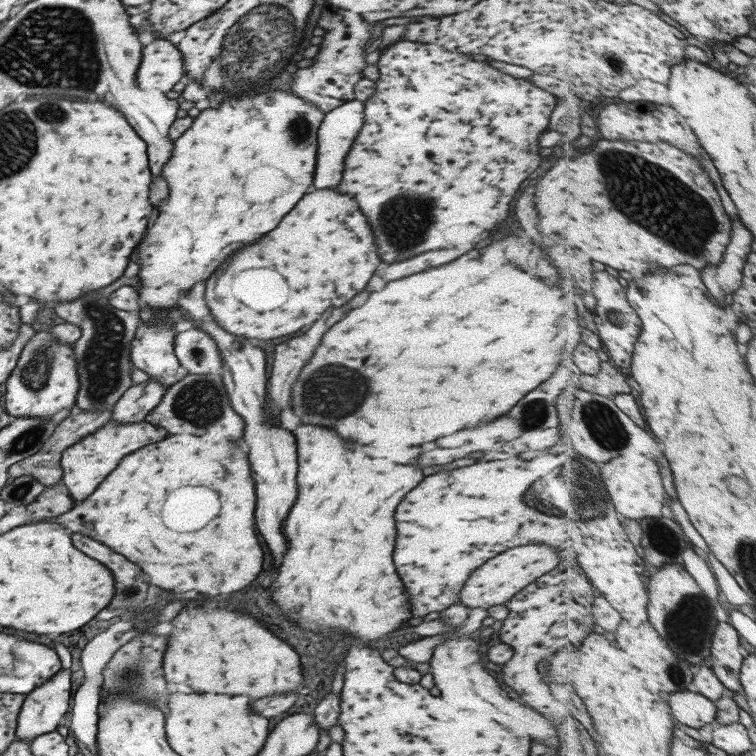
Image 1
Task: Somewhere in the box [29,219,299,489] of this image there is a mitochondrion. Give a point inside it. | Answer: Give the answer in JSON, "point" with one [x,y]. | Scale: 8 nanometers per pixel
{"point":[102,364]}

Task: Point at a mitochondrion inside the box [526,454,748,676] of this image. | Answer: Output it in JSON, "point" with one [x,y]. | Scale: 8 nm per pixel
{"point":[687,624]}

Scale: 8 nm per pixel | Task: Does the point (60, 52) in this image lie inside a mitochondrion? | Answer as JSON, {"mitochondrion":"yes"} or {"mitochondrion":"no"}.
{"mitochondrion":"yes"}

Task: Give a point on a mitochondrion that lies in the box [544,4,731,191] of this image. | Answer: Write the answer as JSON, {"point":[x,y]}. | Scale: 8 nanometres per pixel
{"point":[614,60]}

